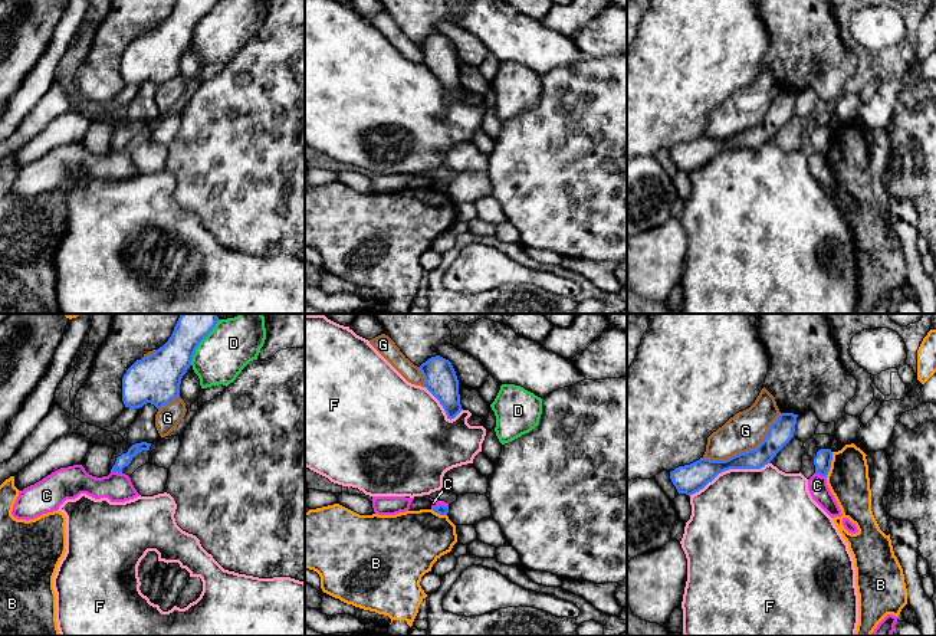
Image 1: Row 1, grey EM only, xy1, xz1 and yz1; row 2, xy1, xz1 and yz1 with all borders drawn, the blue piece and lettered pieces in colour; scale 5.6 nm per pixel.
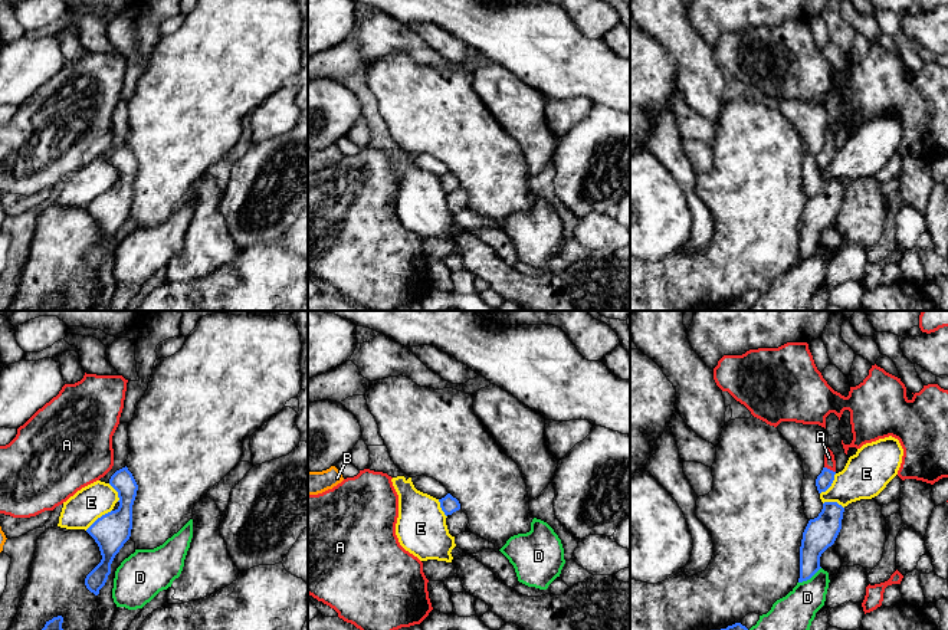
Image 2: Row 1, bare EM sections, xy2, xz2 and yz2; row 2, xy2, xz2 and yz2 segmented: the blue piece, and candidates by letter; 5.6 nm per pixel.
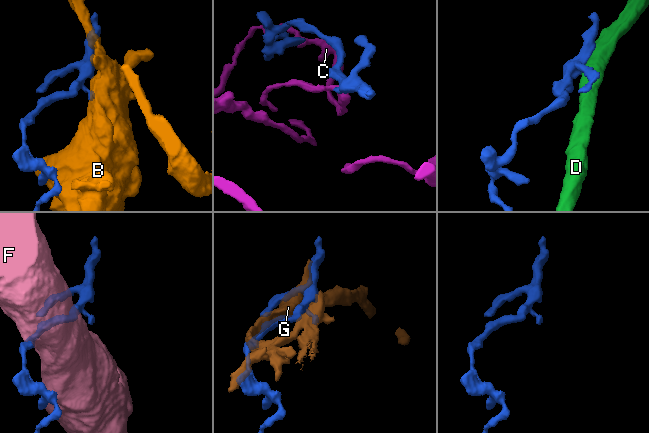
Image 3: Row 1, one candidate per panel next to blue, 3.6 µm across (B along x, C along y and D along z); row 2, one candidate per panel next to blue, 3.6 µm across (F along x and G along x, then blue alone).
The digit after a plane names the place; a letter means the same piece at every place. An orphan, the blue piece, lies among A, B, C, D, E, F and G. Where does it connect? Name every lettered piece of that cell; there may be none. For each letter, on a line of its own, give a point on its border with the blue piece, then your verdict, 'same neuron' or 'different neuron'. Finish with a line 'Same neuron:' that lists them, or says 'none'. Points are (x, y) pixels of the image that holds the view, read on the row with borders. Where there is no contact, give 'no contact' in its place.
A: yz2 (829, 469) | same neuron
B: yz1 (830, 465) | different neuron
C: xy1 (117, 471) | different neuron
D: xy1 (200, 341) | different neuron
E: xy2 (98, 518) | different neuron
F: yz1 (729, 468) | different neuron
G: yz1 (748, 451) | different neuron
Same neuron: A

